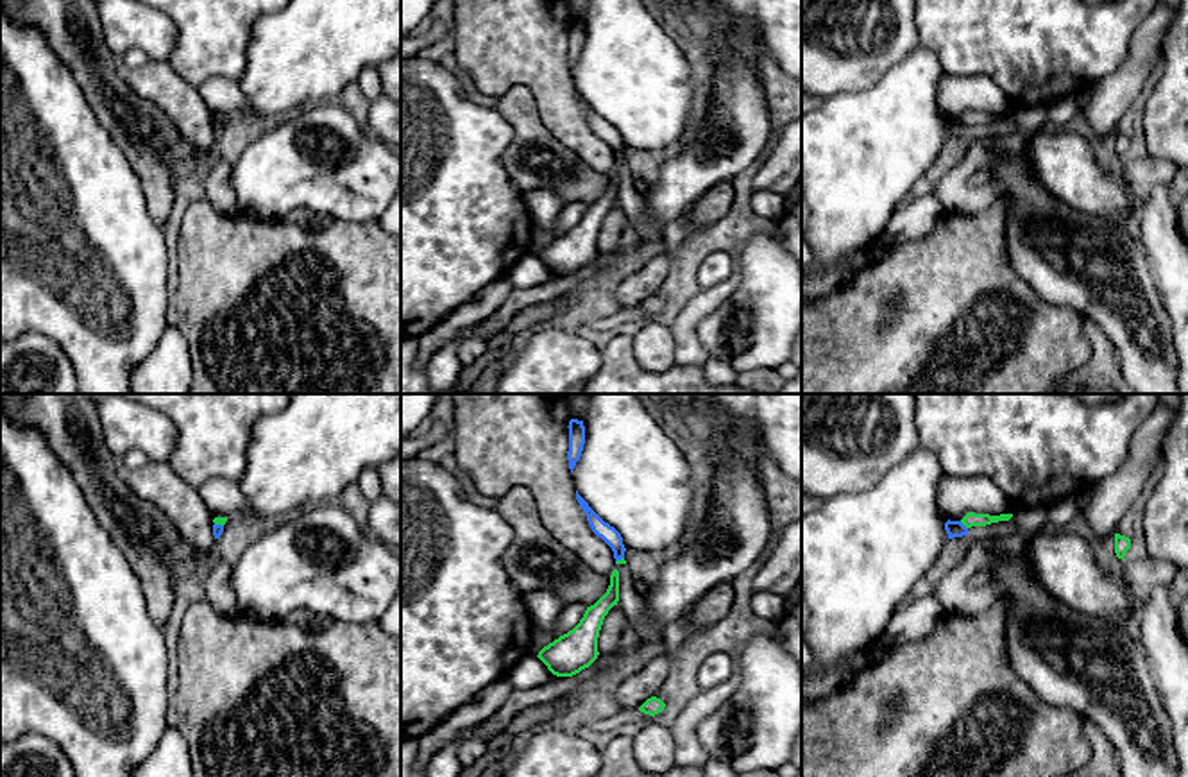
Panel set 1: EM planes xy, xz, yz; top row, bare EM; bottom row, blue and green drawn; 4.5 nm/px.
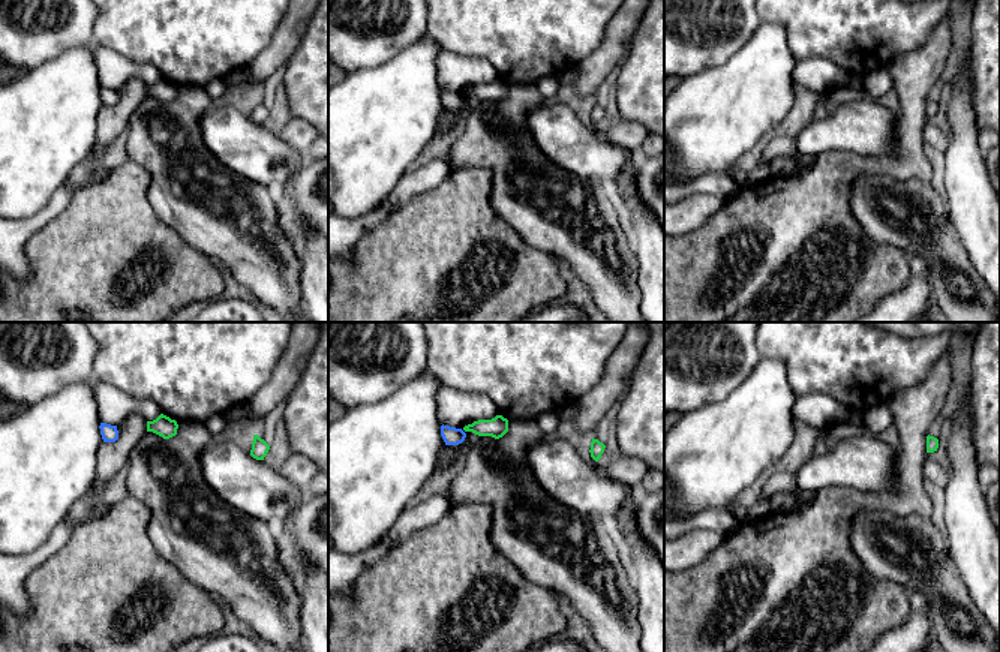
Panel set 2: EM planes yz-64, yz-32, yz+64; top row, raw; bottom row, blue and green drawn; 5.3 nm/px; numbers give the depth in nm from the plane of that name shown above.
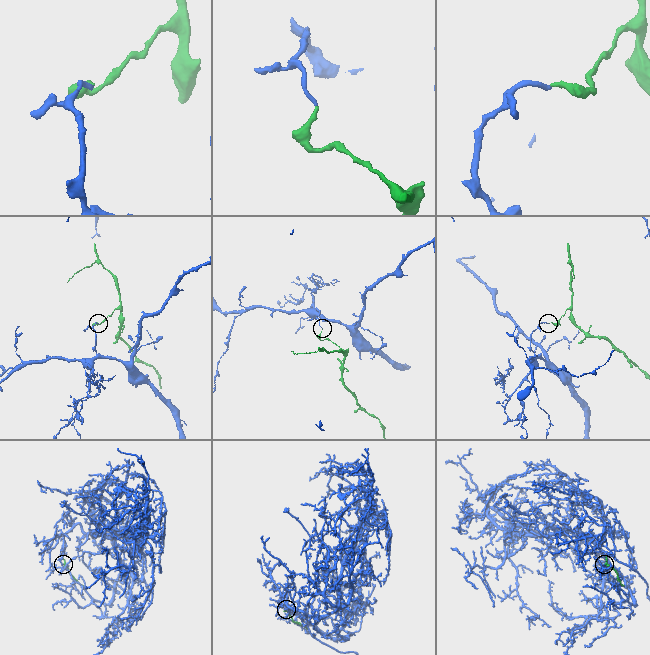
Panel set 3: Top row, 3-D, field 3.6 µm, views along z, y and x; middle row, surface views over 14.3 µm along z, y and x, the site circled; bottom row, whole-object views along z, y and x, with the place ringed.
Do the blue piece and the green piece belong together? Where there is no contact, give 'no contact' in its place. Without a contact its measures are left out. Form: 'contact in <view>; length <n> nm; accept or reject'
contact in yz; length 50 nm; reject

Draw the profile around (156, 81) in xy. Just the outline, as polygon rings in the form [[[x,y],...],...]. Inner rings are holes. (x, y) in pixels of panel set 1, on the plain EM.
[[[147,61],[138,68],[118,64],[118,75],[129,88],[154,102],[174,122],[193,152],[204,165],[216,141],[213,134],[213,113],[199,95],[168,63]]]

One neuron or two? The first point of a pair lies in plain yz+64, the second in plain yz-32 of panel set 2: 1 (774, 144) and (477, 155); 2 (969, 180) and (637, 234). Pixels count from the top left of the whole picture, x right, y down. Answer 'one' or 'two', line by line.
1: one
2: one

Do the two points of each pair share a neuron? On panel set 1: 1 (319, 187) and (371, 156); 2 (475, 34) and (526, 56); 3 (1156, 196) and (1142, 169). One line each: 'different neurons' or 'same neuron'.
1: same neuron
2: same neuron
3: different neurons

